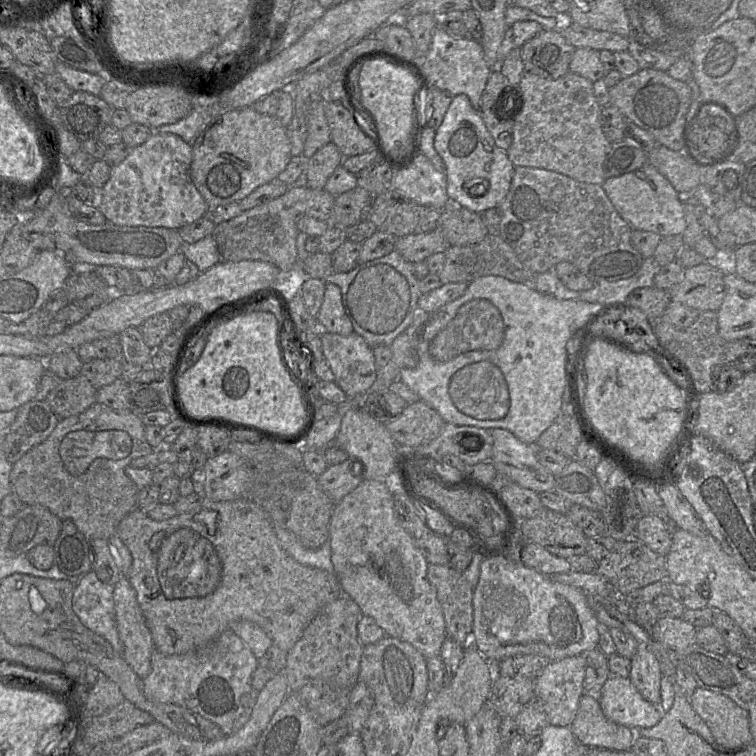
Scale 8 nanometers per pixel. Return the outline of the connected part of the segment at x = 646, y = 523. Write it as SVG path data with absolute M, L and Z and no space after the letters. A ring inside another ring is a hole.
M643 514L639 519L634 537L642 541L654 552L667 556L671 547L671 535L660 517Z

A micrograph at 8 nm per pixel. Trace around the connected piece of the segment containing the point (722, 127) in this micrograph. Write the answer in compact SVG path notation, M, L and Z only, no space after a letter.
M705 104L701 112L696 111L692 119L686 121L684 130L684 153L691 157L699 166L711 166L733 158L738 147L736 118L727 109L713 104Z

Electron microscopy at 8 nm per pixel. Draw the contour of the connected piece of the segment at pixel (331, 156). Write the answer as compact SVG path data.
M332 142L324 145L306 160L306 186L311 189L324 189L328 178L342 164L343 159Z

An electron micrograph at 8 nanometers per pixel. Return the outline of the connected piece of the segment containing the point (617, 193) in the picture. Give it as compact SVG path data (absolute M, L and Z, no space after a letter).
M646 163L642 168L624 175L608 178L602 187L615 210L632 230L653 232L660 237L683 234L686 228L683 196L679 195L670 182L650 164Z

